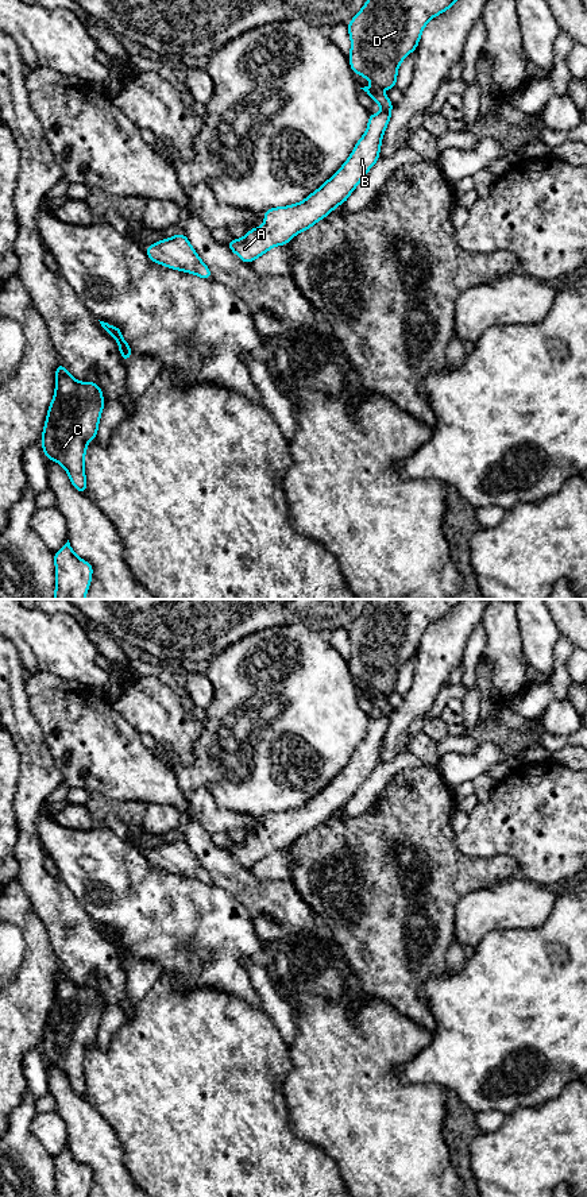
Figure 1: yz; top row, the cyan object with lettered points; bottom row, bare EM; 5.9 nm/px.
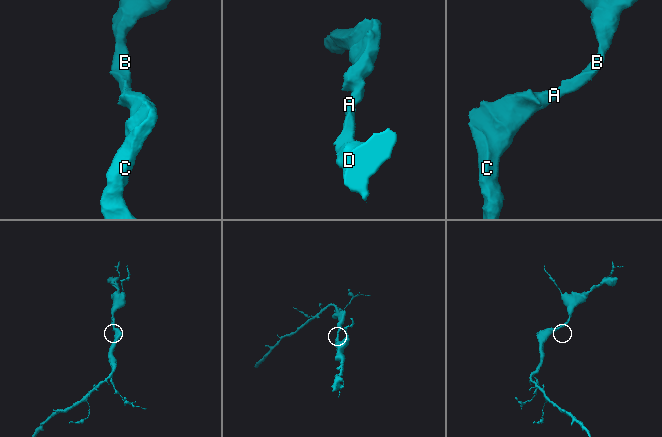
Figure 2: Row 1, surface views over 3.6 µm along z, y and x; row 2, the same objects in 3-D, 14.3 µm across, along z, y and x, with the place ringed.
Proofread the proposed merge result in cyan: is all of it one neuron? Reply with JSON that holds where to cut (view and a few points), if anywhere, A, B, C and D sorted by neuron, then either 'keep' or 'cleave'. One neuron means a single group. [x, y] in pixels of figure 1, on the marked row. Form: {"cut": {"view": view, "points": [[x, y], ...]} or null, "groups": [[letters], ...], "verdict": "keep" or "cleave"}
{"cut": null, "groups": [["A", "B", "C", "D"]], "verdict": "keep"}

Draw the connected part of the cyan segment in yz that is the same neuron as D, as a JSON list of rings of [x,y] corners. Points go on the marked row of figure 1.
[[[367,0],[347,24],[351,36],[351,69],[378,88],[360,89],[383,111],[368,116],[367,131],[345,163],[316,192],[294,205],[267,209],[263,212],[263,225],[247,231],[243,239],[225,243],[244,263],[254,262],[275,246],[287,244],[298,232],[309,229],[347,201],[379,159],[383,132],[394,107],[379,90],[395,88],[398,66],[417,49],[426,23],[451,8],[455,1]]]

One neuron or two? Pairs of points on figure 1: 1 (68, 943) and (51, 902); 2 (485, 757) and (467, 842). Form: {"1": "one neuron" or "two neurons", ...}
{"1": "one neuron", "2": "two neurons"}

